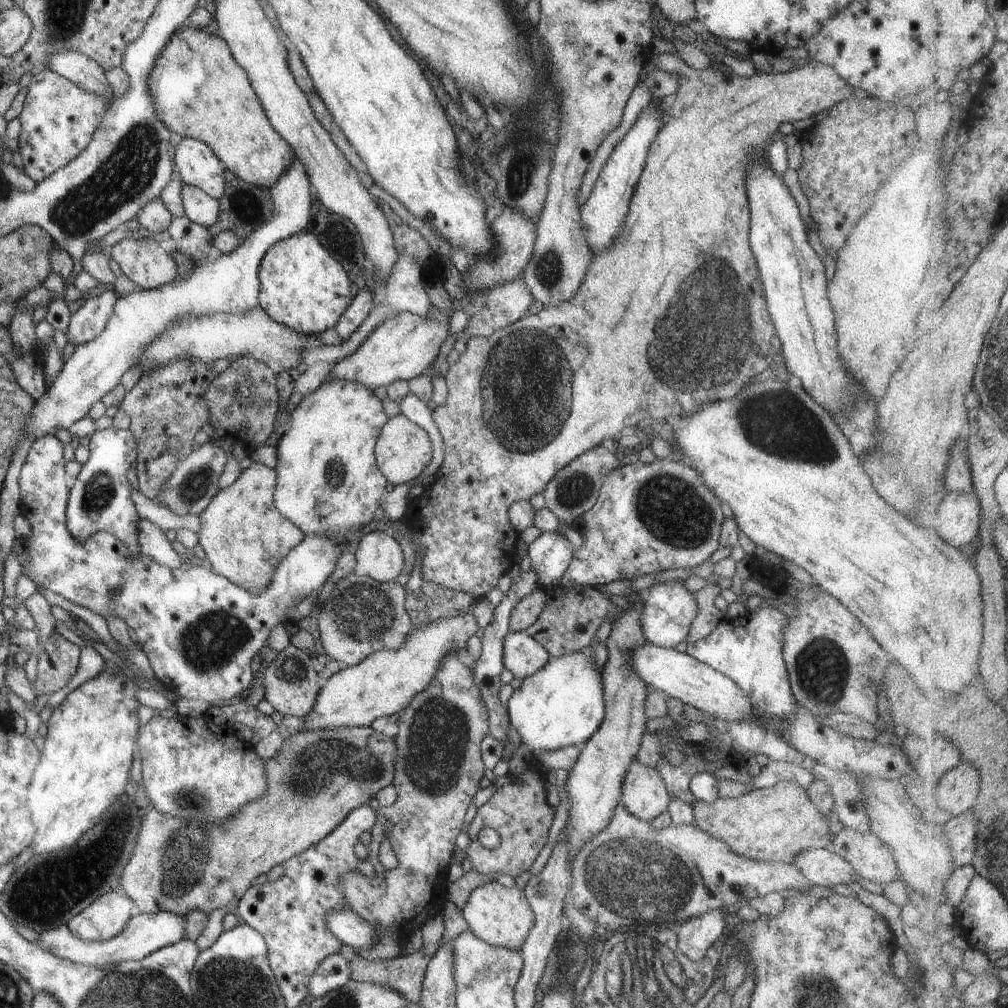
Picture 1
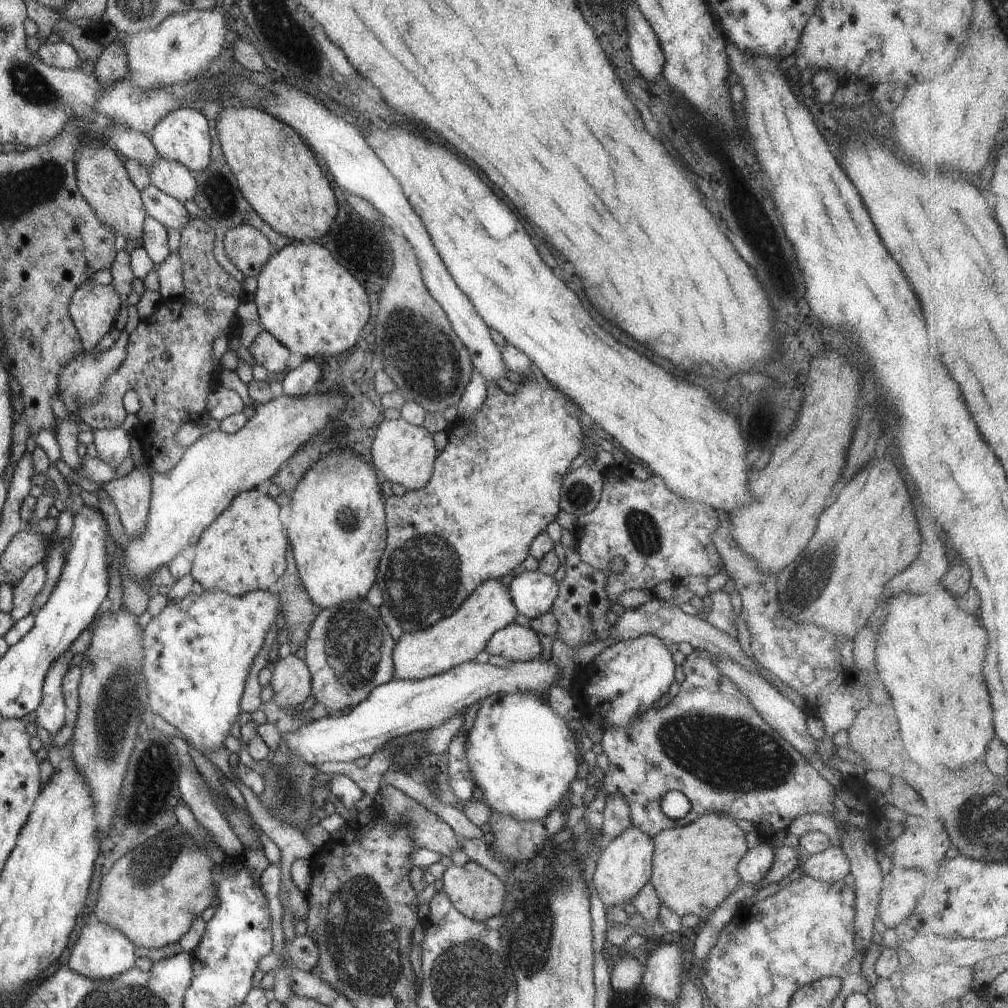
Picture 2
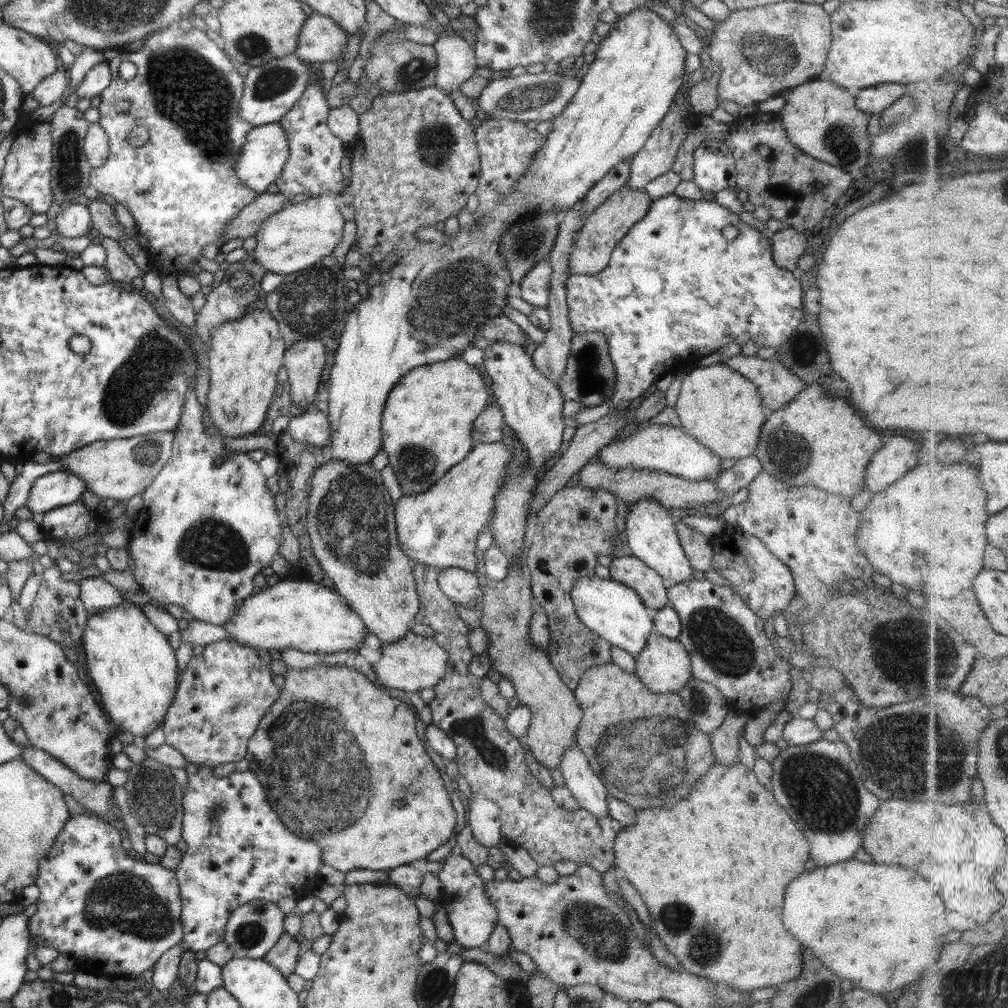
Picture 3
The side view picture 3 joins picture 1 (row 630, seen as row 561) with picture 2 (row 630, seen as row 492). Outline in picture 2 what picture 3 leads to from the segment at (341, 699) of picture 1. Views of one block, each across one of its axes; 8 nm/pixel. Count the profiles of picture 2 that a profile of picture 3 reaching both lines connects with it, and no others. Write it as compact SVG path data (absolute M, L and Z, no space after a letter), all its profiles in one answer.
M490 579L475 588L454 614L441 618L428 628L402 633L393 648L394 679L420 680L446 672L485 650L490 637L508 626L519 615L518 609L501 580Z

